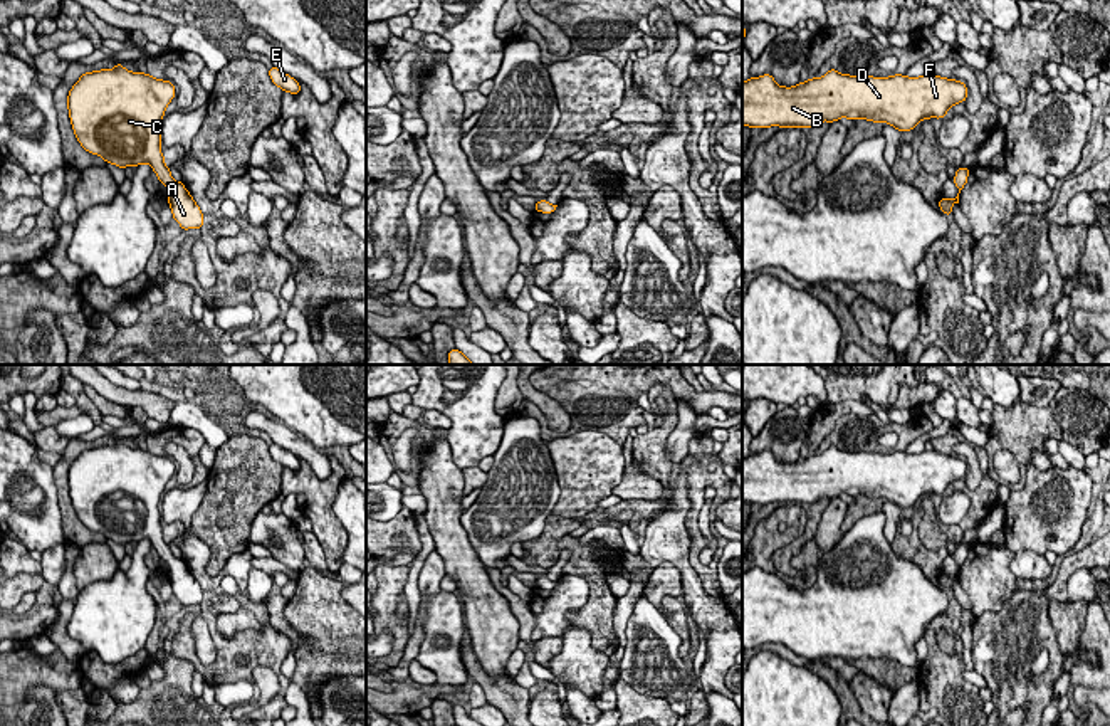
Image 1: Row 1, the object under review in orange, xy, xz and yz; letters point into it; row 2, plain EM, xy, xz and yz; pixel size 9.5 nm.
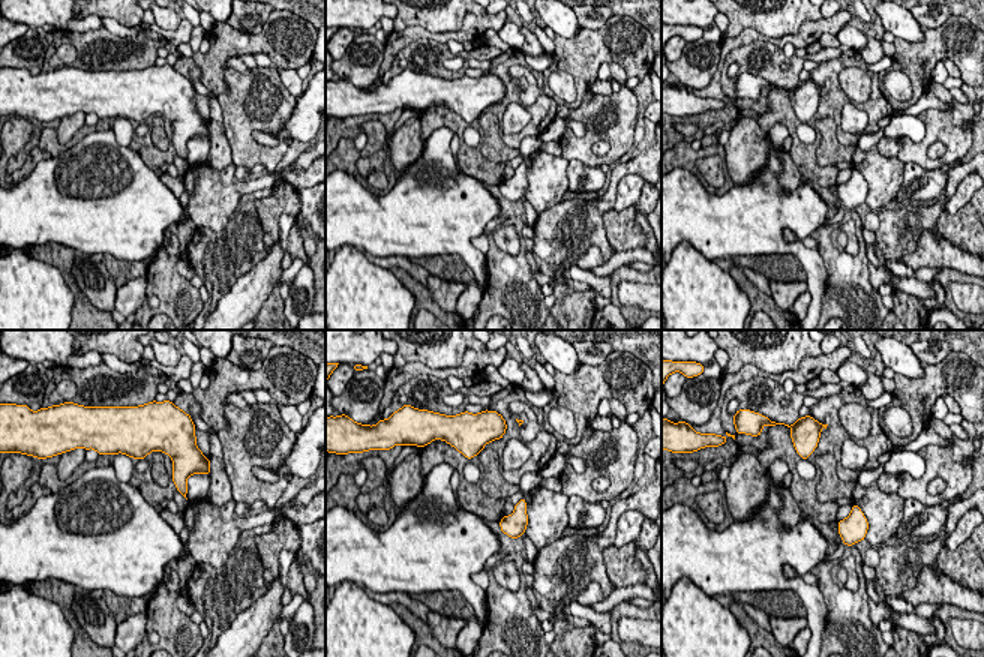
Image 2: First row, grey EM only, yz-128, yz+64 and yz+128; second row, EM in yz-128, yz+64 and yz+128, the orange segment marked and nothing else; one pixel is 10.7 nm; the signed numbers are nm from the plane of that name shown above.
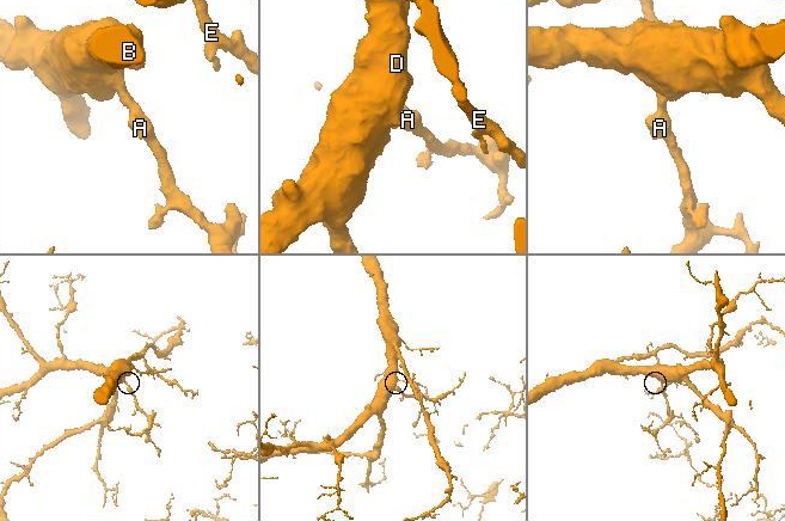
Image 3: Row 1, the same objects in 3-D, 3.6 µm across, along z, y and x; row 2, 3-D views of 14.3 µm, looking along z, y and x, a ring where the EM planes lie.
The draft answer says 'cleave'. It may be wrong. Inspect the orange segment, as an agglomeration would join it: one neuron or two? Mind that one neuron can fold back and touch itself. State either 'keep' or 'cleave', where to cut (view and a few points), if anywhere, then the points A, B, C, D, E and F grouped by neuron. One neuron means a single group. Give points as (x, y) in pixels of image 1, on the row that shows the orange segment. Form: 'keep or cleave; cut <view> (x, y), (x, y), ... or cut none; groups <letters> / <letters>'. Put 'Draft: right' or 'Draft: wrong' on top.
Draft: wrong
keep; cut none; groups A B C D E F

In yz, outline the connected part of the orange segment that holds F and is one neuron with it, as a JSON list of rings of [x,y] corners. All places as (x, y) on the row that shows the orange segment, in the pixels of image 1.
[[[836,69],[793,87],[778,86],[771,74],[742,82],[742,126],[811,128],[821,121],[885,121],[912,131],[919,121],[944,118],[967,97],[961,81],[935,74],[920,77],[848,76]]]

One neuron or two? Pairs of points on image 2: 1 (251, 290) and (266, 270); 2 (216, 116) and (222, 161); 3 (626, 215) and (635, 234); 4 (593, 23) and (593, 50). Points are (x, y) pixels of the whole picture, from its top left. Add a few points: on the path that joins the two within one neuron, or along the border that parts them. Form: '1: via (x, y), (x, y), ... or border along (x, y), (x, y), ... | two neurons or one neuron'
1: via (255, 285), (264, 275) | one neuron
2: via (216, 126), (219, 150) | one neuron
3: via (626, 219), (626, 225), (630, 230) | one neuron
4: border along (612, 15), (597, 29), (581, 29) | two neurons

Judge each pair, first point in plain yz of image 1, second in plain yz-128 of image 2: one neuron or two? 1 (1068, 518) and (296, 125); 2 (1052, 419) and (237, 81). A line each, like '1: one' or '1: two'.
1: two
2: two

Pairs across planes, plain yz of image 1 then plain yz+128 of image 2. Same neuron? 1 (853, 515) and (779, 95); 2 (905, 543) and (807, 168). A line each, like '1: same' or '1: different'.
1: same
2: same

